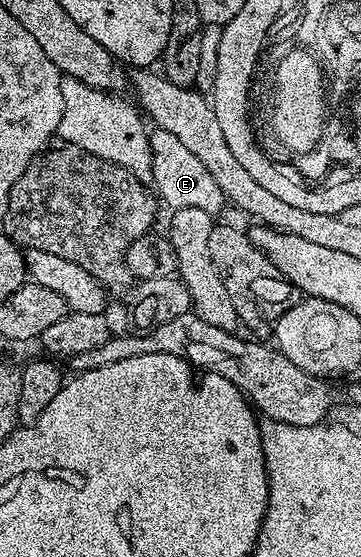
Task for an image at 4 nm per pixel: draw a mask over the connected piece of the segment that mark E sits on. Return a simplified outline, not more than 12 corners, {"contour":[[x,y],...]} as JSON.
{"contour":[[150,129],[156,197],[217,216],[223,188],[172,132]]}

